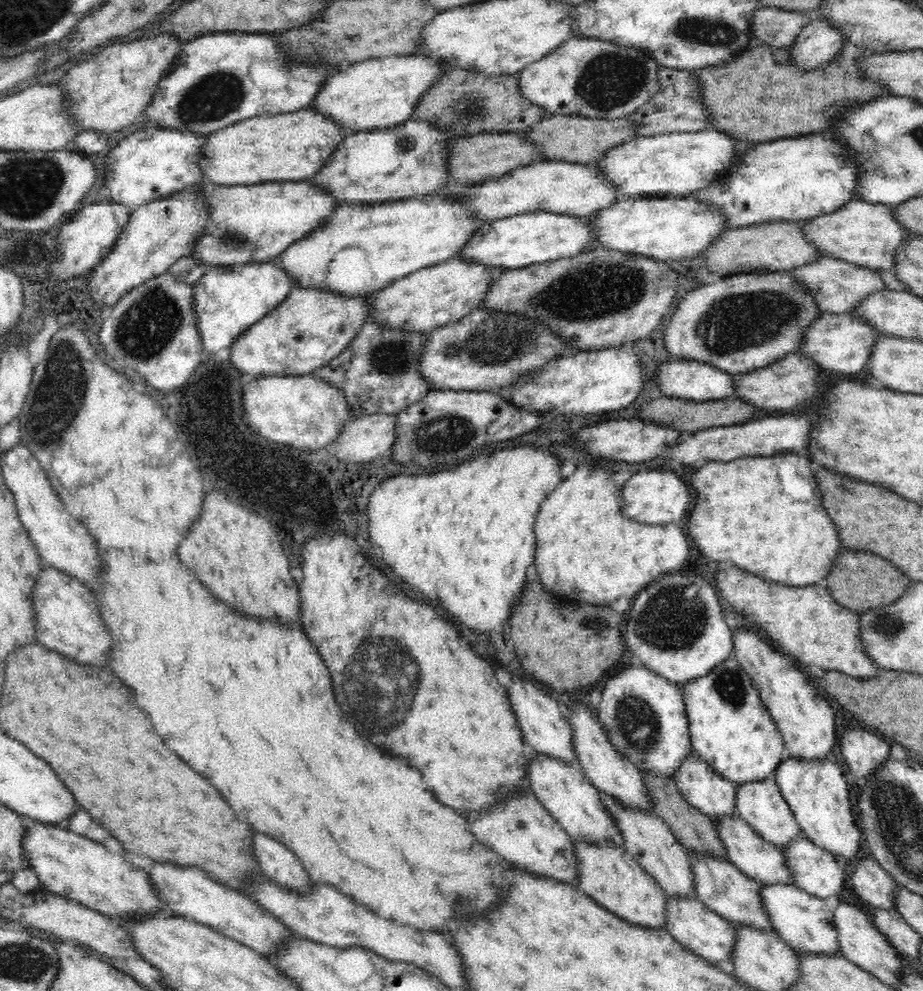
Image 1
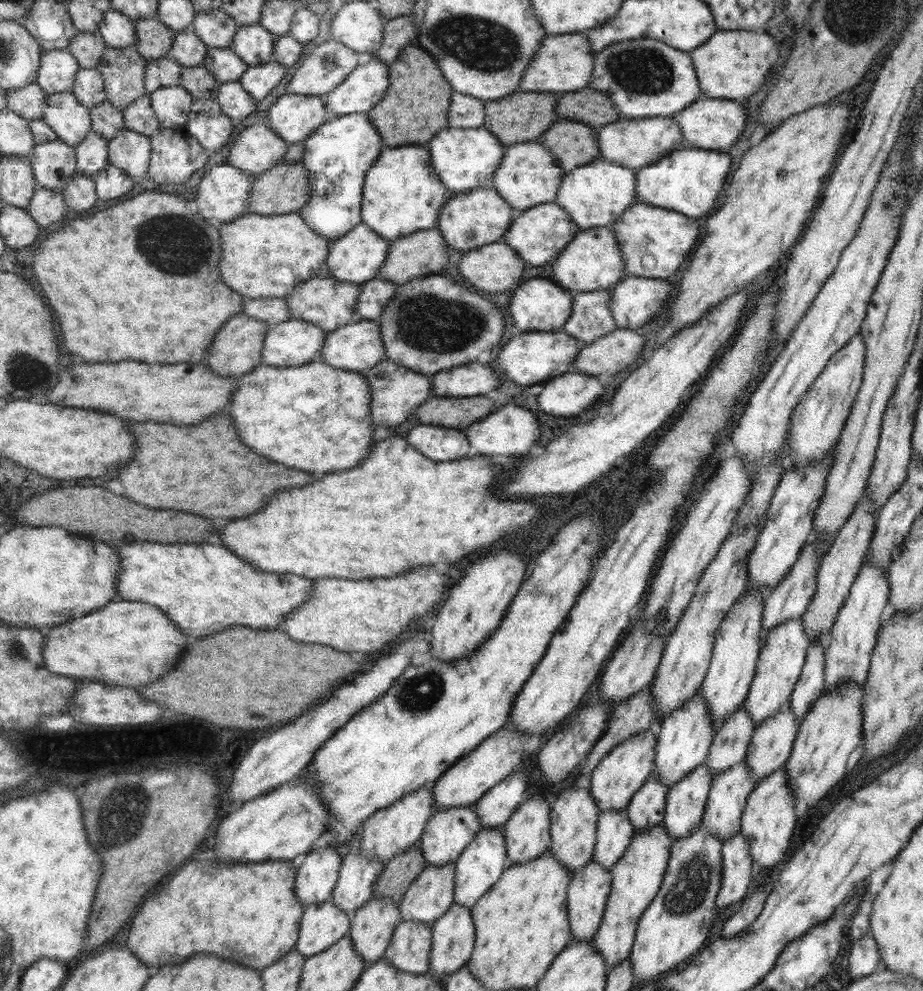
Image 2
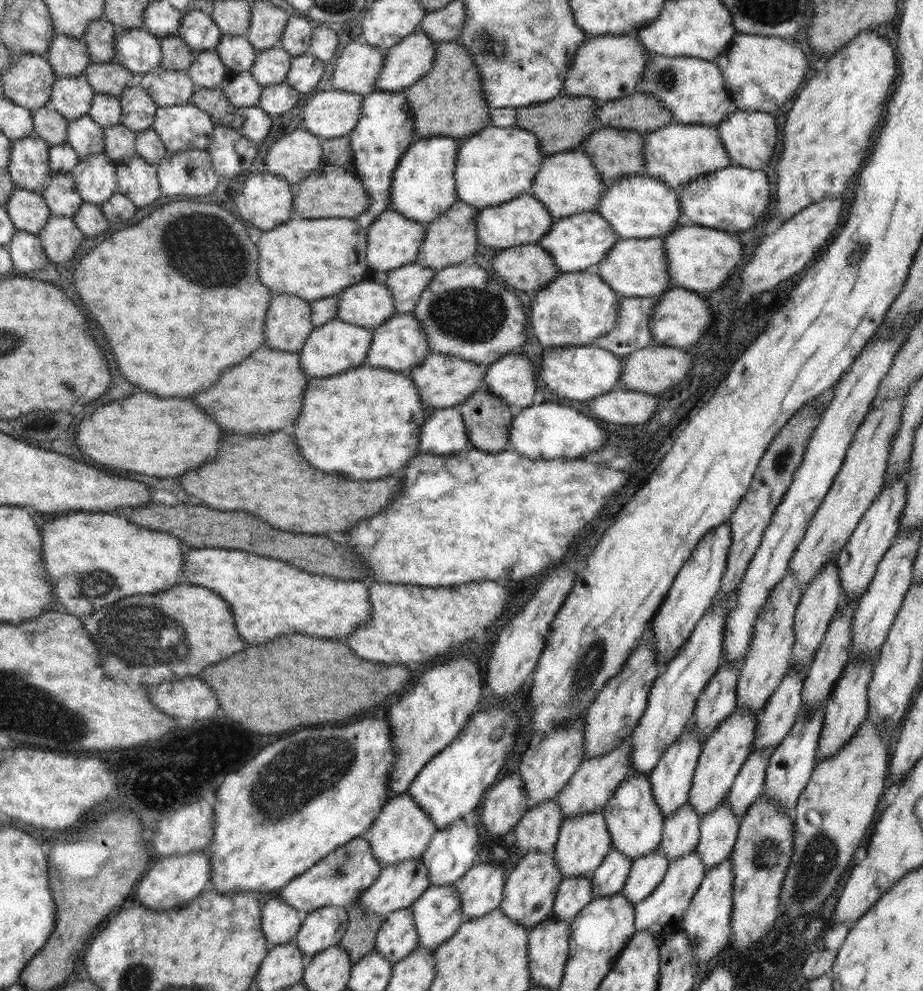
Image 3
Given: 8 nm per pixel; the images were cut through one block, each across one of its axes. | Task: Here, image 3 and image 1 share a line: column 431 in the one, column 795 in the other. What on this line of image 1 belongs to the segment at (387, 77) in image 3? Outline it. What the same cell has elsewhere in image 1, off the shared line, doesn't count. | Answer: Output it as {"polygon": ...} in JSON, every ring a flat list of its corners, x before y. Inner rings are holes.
{"polygon":[[813,17,789,47,791,63,798,70,822,68,838,55,844,46,837,28]]}

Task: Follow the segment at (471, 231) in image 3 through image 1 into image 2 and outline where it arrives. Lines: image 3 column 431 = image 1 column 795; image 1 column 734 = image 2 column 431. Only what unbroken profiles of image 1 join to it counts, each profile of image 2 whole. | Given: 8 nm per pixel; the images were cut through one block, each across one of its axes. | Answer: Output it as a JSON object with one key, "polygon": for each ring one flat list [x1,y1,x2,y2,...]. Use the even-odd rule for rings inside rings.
{"polygon":[[436,228,416,231,390,242,388,256,383,262,380,278,401,285,416,277,436,274,448,264,448,251,444,237]]}

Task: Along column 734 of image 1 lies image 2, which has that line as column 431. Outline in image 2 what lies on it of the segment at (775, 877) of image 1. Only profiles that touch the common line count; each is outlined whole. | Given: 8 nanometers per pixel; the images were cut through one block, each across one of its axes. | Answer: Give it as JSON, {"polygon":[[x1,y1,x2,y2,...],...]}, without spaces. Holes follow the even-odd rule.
{"polygon":[[476,805,434,812,424,827,420,851,429,866,455,862,481,829]]}

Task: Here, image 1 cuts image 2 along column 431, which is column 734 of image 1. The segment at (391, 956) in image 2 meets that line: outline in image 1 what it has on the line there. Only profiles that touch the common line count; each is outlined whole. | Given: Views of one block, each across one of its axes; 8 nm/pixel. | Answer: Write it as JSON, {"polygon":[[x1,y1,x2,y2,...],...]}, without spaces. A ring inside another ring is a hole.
{"polygon":[[694,895,688,896,688,898,668,896,666,912,667,924,664,925,664,928,684,948,690,949,694,954,705,958,711,964,722,962,722,960,732,961,732,950,736,946,736,929,730,921,722,919]]}

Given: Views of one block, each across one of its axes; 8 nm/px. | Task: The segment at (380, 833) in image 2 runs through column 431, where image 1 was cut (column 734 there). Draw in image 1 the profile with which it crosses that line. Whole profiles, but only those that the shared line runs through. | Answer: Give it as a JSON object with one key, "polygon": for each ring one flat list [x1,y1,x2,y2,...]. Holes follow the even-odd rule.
{"polygon":[[694,751,688,754,682,760,682,766,678,768,678,772,672,776,673,782,677,785,677,789,684,796,684,799,700,810,704,815,710,817,715,823,718,823,725,817,736,817,736,786,730,783,724,777,718,774,709,764,706,764,699,755]]}

